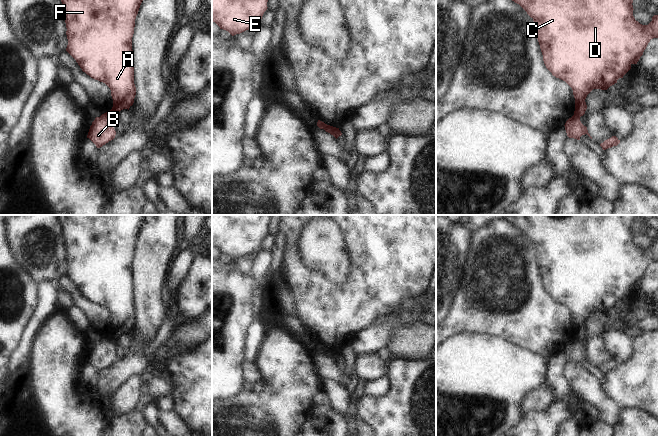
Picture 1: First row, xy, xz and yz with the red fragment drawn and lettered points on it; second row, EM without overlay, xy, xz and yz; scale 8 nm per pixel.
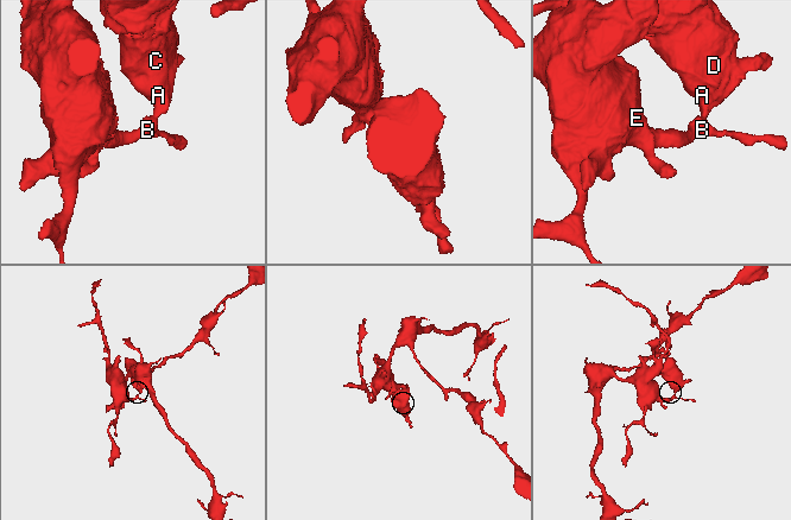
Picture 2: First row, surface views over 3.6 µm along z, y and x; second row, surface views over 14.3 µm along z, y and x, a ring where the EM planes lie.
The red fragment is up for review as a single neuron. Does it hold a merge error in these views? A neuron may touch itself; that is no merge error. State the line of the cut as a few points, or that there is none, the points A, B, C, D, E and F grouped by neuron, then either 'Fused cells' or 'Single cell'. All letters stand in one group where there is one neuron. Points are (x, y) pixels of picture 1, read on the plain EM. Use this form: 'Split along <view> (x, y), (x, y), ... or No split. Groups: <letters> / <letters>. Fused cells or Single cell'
Split along xy (109, 335), (114, 340). Groups: A C D F / B E. Fused cells

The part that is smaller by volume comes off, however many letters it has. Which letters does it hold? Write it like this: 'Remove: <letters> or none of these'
Remove: A, C, D, F

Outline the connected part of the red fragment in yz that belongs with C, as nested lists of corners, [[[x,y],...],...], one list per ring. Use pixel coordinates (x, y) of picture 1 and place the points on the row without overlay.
[[[508,215],[507,220],[533,243],[546,292],[573,314],[575,340],[585,338],[585,323],[593,313],[607,314],[617,307],[632,288],[637,288],[650,264],[658,262],[658,239],[654,239],[648,249],[635,244],[634,215]]]

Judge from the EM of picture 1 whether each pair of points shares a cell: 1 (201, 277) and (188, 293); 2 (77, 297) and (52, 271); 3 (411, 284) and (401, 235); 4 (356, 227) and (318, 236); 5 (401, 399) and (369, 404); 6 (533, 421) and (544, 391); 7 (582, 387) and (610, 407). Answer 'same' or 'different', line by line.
1: same
2: different
3: same
4: different
5: same
6: different
7: same

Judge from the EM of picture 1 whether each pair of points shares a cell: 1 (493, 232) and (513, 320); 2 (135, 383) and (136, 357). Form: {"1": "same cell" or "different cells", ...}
{"1": "same cell", "2": "different cells"}

